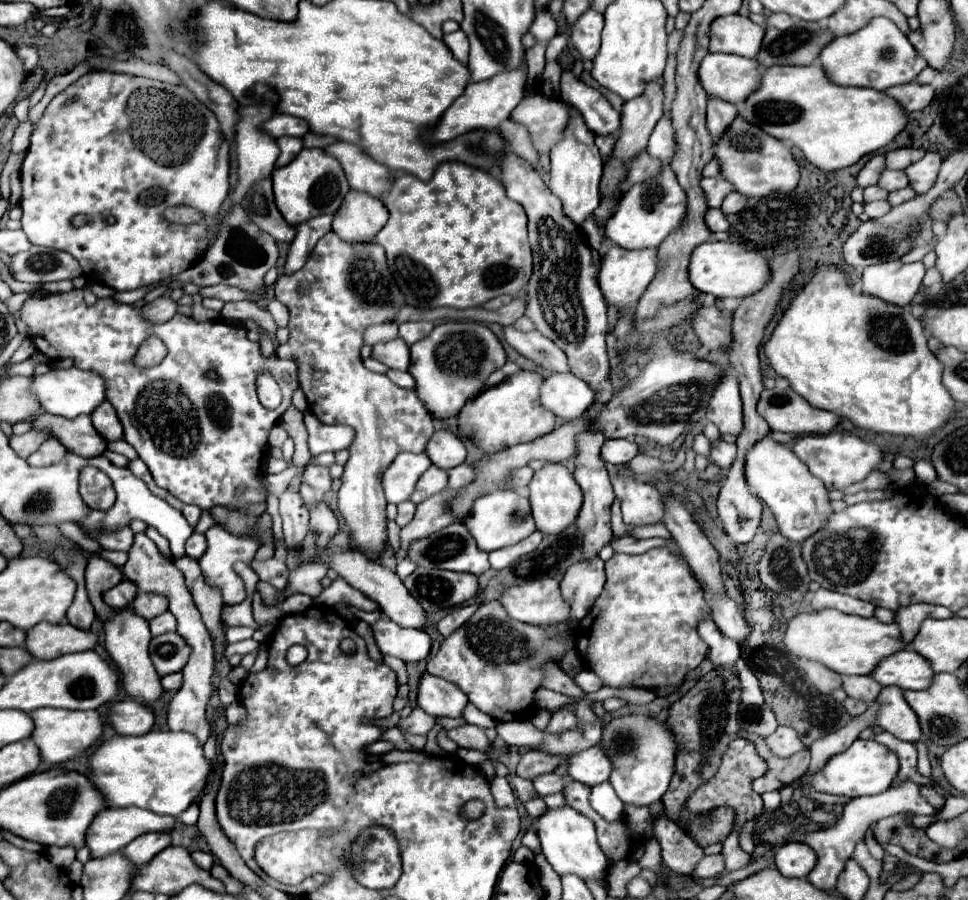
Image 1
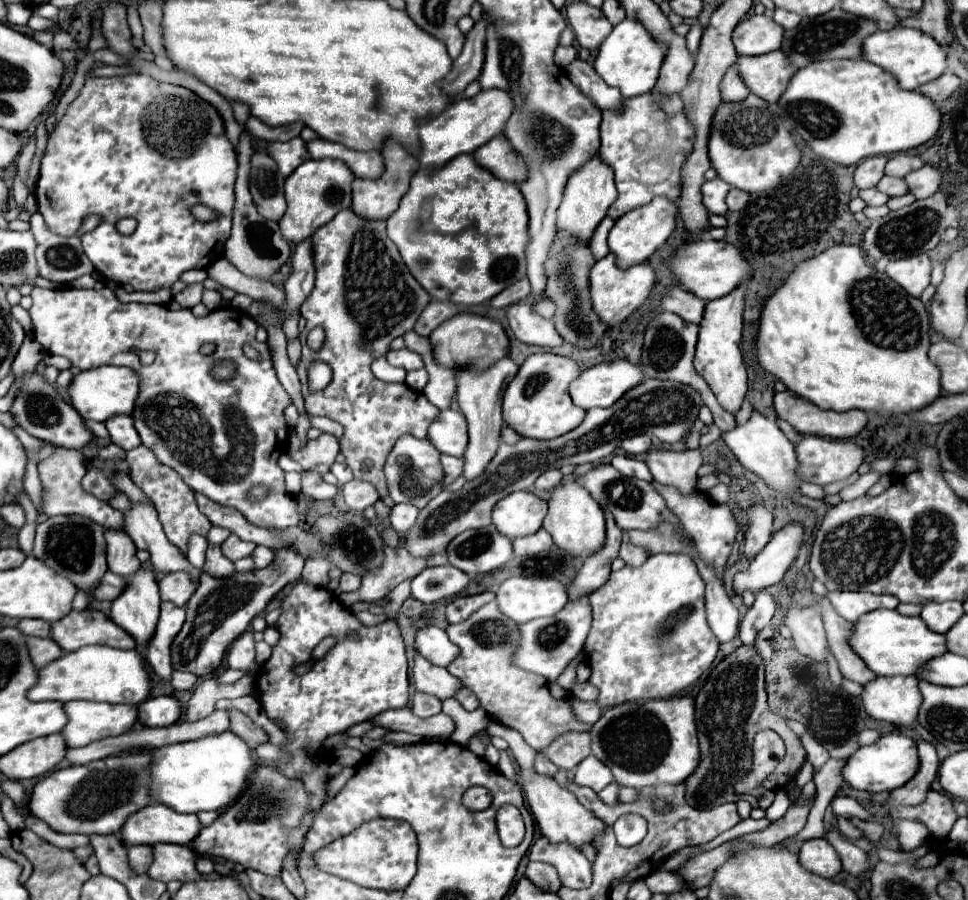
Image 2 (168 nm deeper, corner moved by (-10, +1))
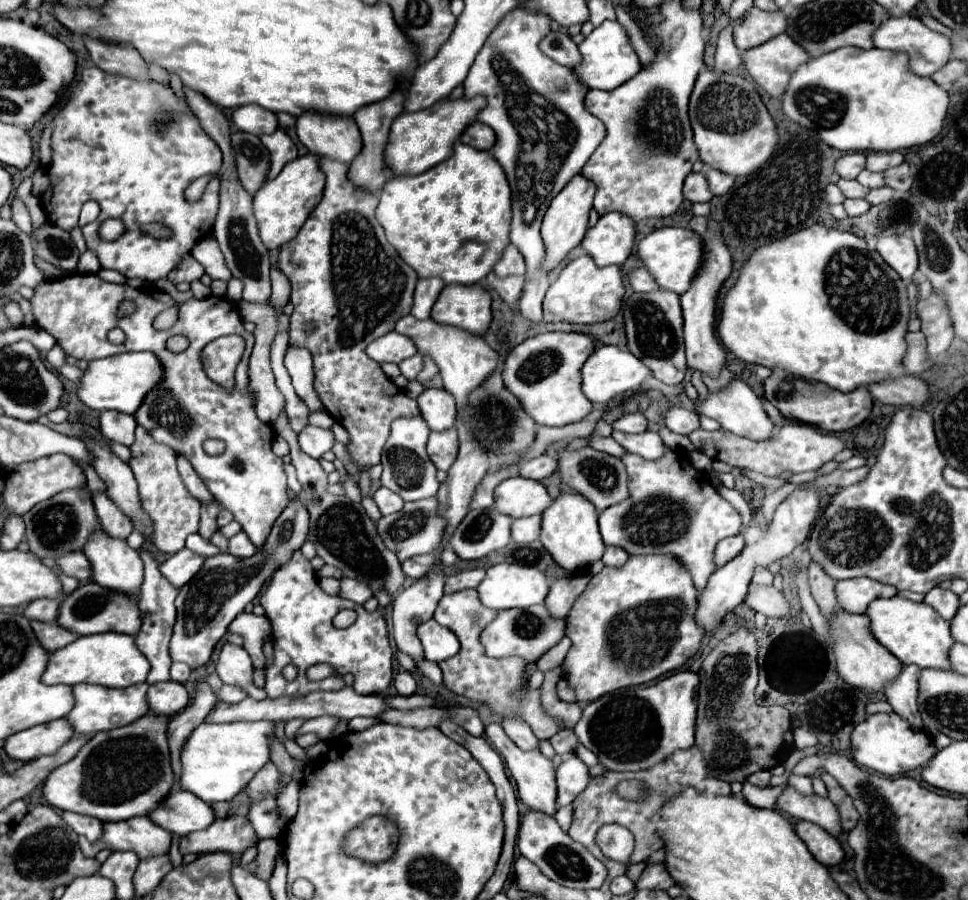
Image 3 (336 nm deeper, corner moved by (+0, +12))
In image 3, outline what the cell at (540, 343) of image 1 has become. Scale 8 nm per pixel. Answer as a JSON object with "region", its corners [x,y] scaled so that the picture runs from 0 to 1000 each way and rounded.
{"region":[[[507,302],[501,309],[501,313],[503,313],[505,320],[509,320],[509,322],[515,324],[515,329],[528,340],[530,347],[534,347],[534,336],[538,331],[540,316],[542,316],[542,309],[540,307],[524,307],[524,309],[518,309],[511,302]]]}

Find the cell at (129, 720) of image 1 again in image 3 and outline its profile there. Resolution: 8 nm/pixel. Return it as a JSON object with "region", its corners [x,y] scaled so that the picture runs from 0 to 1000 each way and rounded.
{"region":[[[179,756],[156,760],[152,773],[154,773],[156,791],[158,793],[170,793],[170,796],[181,796],[197,778],[193,764],[185,758],[179,758]]]}

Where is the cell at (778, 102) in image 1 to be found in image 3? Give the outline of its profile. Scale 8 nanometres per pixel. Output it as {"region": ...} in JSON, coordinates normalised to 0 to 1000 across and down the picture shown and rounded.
{"region":[[[873,51],[823,76],[807,113],[817,133],[842,144],[858,164],[869,169],[923,169],[960,160],[970,151],[980,104],[962,87],[943,82],[937,58]]]}

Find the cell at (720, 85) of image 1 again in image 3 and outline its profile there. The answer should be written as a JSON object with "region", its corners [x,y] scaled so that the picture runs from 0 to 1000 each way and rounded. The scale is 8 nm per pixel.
{"region":[[[805,38],[794,47],[770,58],[770,76],[776,87],[796,107],[809,107],[817,82],[838,62],[813,38]]]}

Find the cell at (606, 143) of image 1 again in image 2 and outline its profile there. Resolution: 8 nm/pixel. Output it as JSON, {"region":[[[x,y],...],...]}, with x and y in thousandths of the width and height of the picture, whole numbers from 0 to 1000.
{"region":[[[673,103],[646,110],[646,123],[644,126],[623,123],[619,172],[621,172],[621,177],[625,181],[629,181],[633,186],[633,190],[635,190],[635,208],[639,212],[635,226],[629,230],[629,241],[631,243],[639,243],[648,234],[658,232],[662,228],[668,228],[679,217],[687,217],[693,223],[699,223],[701,210],[704,210],[701,190],[704,190],[706,177],[714,168],[714,161],[716,161],[716,143],[714,143],[714,139],[708,132],[708,123],[704,123],[697,132],[691,132],[687,128],[687,123],[681,119],[681,114],[675,110]]]}

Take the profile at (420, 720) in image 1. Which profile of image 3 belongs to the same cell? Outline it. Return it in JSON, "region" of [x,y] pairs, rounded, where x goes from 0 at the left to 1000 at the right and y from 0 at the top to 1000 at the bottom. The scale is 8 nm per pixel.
{"region":[[[412,747],[408,751],[406,760],[408,760],[408,764],[410,764],[410,769],[414,773],[425,773],[429,769],[429,764],[431,764],[431,760],[429,760],[429,756],[427,756],[427,751],[423,747]]]}

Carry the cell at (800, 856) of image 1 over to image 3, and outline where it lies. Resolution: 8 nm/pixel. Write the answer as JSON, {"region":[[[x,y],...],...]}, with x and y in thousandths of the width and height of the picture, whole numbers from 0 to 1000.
{"region":[[[823,913],[821,918],[823,929],[834,938],[836,947],[844,953],[844,958],[848,958],[850,962],[865,962],[873,947],[867,938],[867,933],[863,929],[856,929],[848,918],[838,916],[838,913]]]}

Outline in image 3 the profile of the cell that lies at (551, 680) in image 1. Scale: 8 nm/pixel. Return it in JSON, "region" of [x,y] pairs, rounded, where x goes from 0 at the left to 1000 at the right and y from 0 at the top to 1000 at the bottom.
{"region":[[[551,673],[546,678],[515,678],[513,687],[497,702],[497,716],[501,727],[507,731],[538,729],[544,736],[555,736],[569,718],[573,718],[584,707],[584,689],[571,689],[563,673]]]}

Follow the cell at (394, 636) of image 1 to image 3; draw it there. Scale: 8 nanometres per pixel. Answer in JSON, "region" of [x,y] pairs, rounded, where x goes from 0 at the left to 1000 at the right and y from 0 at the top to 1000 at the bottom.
{"region":[[[449,689],[435,693],[431,698],[431,707],[437,716],[437,727],[441,733],[454,736],[454,733],[462,733],[474,724],[472,707],[464,698],[451,693]]]}

